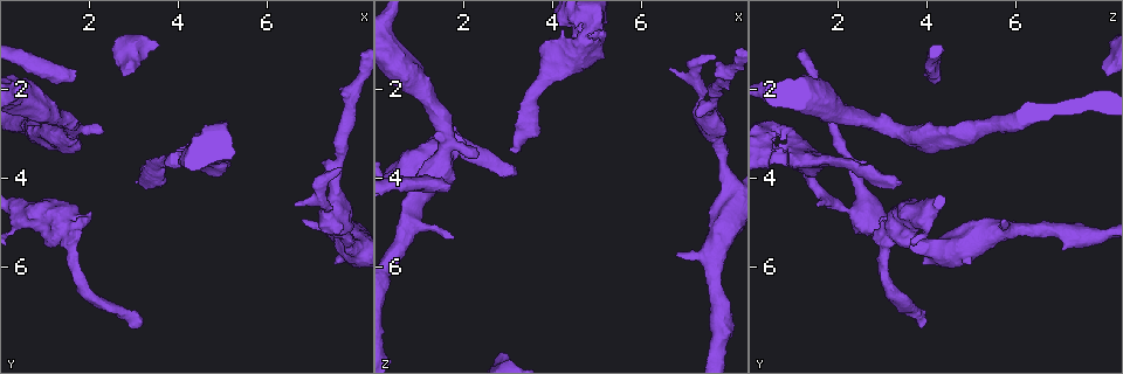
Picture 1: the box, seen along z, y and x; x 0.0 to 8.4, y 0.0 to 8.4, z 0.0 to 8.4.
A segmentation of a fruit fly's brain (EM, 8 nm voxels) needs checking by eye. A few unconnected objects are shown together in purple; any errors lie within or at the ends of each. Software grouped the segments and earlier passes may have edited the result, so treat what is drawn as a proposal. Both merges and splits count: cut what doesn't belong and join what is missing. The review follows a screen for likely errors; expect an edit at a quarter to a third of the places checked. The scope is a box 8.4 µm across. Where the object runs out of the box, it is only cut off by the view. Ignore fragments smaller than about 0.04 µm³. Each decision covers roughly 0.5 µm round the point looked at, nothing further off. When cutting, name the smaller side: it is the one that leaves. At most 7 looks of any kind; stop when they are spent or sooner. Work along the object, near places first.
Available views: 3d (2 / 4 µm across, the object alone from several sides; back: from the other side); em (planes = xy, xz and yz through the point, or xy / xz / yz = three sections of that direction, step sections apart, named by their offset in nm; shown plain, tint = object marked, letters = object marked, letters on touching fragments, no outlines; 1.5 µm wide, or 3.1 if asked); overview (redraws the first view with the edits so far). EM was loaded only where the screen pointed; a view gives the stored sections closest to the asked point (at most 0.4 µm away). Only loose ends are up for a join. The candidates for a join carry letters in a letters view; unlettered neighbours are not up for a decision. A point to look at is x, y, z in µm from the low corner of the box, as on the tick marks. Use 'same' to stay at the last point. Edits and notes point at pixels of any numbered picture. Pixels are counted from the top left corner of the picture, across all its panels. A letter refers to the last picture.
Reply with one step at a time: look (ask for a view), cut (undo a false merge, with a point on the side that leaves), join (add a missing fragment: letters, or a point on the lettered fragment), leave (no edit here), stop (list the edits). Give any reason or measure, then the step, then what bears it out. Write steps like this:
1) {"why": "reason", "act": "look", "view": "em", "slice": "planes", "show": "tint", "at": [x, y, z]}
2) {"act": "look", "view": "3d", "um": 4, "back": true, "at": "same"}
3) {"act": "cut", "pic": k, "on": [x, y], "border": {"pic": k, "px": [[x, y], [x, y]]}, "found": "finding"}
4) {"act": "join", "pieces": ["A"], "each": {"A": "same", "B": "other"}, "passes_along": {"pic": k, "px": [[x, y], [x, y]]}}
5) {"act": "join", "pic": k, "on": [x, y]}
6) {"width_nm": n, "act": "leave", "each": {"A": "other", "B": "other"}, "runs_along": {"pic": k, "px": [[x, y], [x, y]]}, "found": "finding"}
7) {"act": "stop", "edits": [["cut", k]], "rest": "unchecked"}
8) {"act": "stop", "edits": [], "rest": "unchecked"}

{"act": "look", "view": "em", "slice": "planes", "show": "letters", "at": [1.65, 1.60, 4.10]}

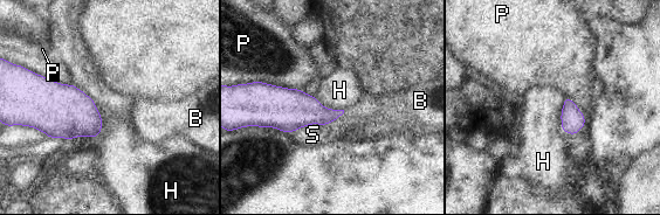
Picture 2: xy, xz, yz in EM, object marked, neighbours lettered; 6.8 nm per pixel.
{"act": "join", "pieces": ["B"], "each": {"B": "same", "H": "other", "P": "other", "S": "other"}, "passes_along": {"pic": 2, "px": [[307, 110], [343, 112], [366, 108]]}, "found": "it goes on there"}

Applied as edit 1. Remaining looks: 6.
{"why": "redraw", "act": "look", "view": "overview"}

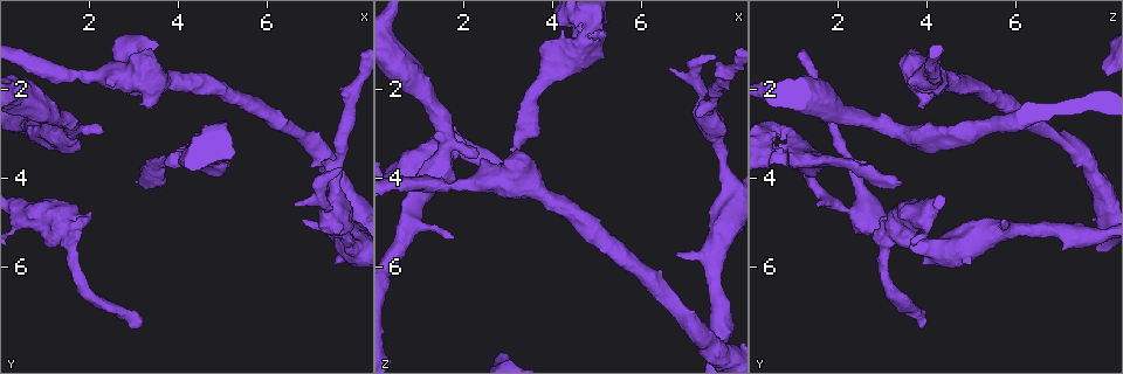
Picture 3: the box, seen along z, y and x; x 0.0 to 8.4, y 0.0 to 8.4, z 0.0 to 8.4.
{"why": "branch stops here", "act": "look", "view": "em", "slice": "xy", "step": 8, "show": "letters", "at": [3.15, 4.15, 3.45]}

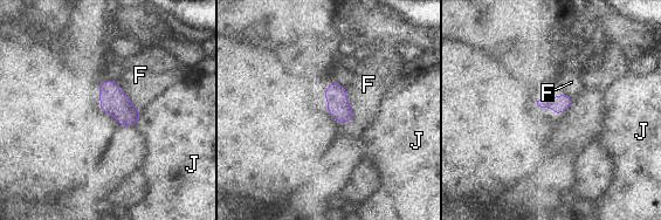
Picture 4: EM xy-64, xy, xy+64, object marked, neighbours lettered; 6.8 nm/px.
{"act": "leave", "each": {"F": "other", "J": "other"}, "border": {"pic": 4, "px": [[331, 82], [344, 89], [349, 104]]}, "found": "no lettered fragment goes on from it"}

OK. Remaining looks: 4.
{"act": "look", "view": "3d", "um": 4, "at": [3.15, 7.30, 3.75]}

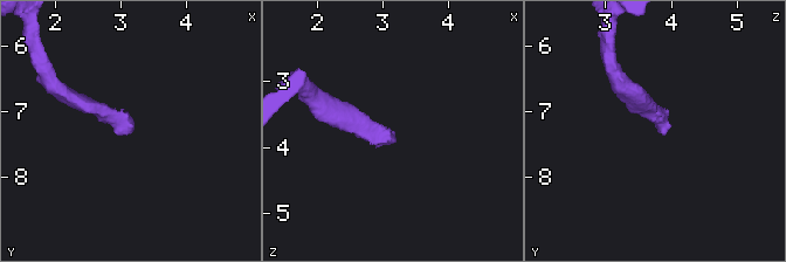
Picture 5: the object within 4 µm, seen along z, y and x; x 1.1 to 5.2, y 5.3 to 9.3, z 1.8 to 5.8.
{"act": "look", "view": "em", "slice": "planes", "show": "letters", "at": [3.15, 7.25, 3.80]}

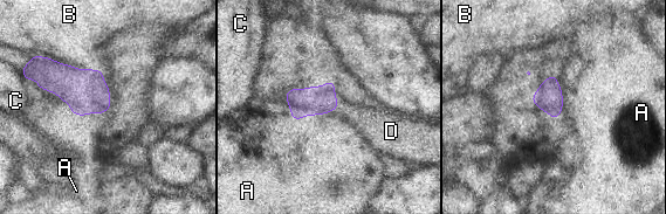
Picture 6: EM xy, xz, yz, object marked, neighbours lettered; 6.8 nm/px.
{"width_nm": 180, "act": "join", "pieces": ["D"], "each": {"A": "other", "B": "other", "C": "other", "D": "same"}, "found": "the neuron continues"}

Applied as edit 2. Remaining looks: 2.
{"act": "stop", "edits": [["join", 2], ["join", 6]], "rest": "unchecked"}

